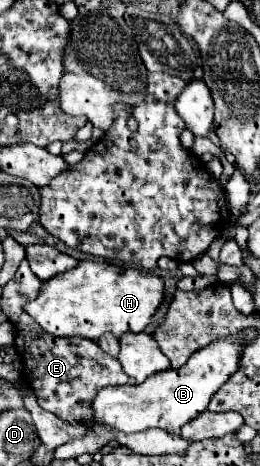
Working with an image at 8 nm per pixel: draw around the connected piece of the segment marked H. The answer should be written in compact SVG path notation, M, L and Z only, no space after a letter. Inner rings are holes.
M81 261L71 273L63 273L63 277L55 277L55 281L45 281L39 297L31 303L27 303L27 313L51 335L59 337L87 337L87 339L99 339L103 333L113 333L115 337L121 337L123 333L141 333L151 321L157 309L165 301L165 283L161 277L141 271L135 267L123 267L113 263L95 263L95 261Z

